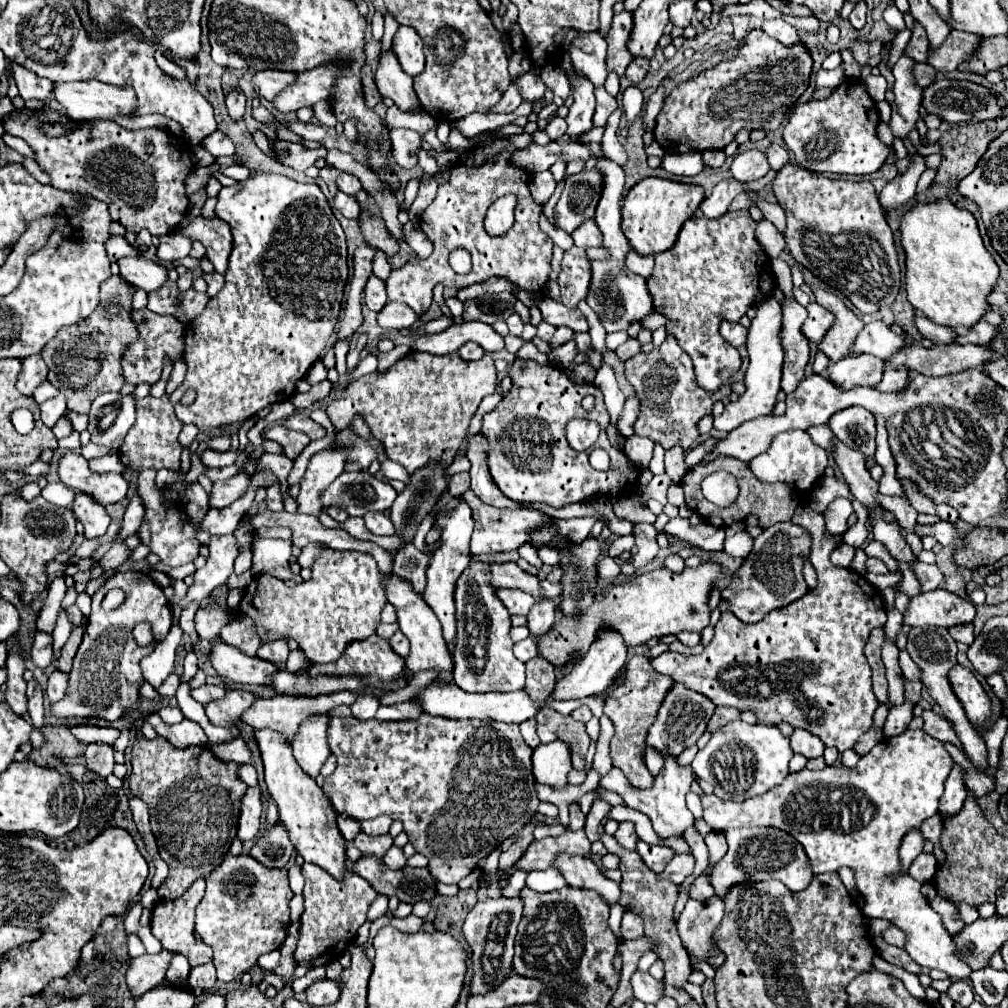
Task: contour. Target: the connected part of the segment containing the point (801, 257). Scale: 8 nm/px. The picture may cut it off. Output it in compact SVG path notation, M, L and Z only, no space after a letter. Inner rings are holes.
M794 163L784 165L776 179L772 181L774 195L782 209L786 211L786 231L784 239L792 257L812 271L822 283L830 289L840 291L848 297L862 313L876 313L882 305L892 305L900 289L900 265L894 245L892 231L884 219L876 189L866 179L828 179L822 175L812 175L808 169L802 169Z

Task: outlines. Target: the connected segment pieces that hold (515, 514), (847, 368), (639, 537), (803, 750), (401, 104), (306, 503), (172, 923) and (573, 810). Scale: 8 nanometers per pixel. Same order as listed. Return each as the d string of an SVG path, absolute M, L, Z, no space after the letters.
M468 489L462 495L470 509L472 509L472 517L474 517L474 533L472 533L472 541L470 541L470 551L474 555L482 555L482 553L502 553L502 551L516 551L522 543L530 543L528 539L528 529L530 527L540 527L544 523L544 517L538 511L532 509L496 509L492 505L486 505L482 499L474 497L474 493Z
M868 353L846 357L838 363L830 363L824 371L830 381L834 381L842 389L852 389L856 385L874 387L880 383L882 373L886 369L886 361Z
M638 523L634 525L634 535L636 535L636 547L638 555L634 557L634 567L642 569L646 567L660 551L660 545L656 543L656 529L650 523Z
M794 729L792 737L790 737L790 745L792 745L794 753L806 755L808 759L820 757L824 753L822 739L816 737L814 733L806 733L806 729Z
M388 51L380 55L380 65L376 71L376 87L382 97L390 97L398 109L412 111L422 109L416 93L412 91L412 77L402 71L396 57Z
M352 445L348 447L328 447L324 451L318 451L310 457L306 475L300 481L300 495L298 495L298 509L300 513L308 515L320 515L320 493L344 471L348 453Z
M198 879L192 883L192 887L182 897L174 899L174 901L160 901L160 903L156 903L156 907L152 911L152 923L150 923L152 935L156 939L160 939L164 949L178 951L178 953L186 955L190 961L190 967L204 965L204 963L212 961L210 947L202 947L194 941L194 913L196 913L198 903L202 901L202 897L204 897L204 879Z
M578 803L570 805L570 829L582 829L584 827L584 813Z

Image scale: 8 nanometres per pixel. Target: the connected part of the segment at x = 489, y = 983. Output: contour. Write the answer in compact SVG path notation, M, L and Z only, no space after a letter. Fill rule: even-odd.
M490 897L484 903L476 903L464 921L464 937L472 951L472 981L470 981L470 995L484 995L494 991L504 979L514 973L512 959L514 959L514 939L516 927L522 919L522 901L520 897L506 899L506 897Z

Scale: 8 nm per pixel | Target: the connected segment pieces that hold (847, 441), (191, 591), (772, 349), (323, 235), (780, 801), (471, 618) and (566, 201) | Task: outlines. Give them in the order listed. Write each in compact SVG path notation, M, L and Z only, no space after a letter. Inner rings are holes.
M850 407L834 413L828 421L830 429L846 447L862 451L866 457L872 457L876 451L876 425L874 415L862 407Z
M233 534L211 536L210 557L206 559L206 565L196 571L196 581L188 587L186 597L180 601L182 609L190 603L204 603L216 587L224 585L234 571L234 559L238 553L240 549Z
M768 297L756 305L756 317L752 319L752 325L748 329L748 355L750 355L750 365L746 371L746 393L740 395L738 401L730 403L724 407L724 413L720 417L714 417L714 429L718 431L732 431L744 421L756 419L760 415L770 415L774 405L776 405L776 395L780 393L780 379L782 379L782 365L784 365L784 349L782 349L782 305L774 299Z
M254 173L248 181L240 181L236 183L234 187L222 187L222 191L218 193L218 205L216 205L216 215L220 219L224 219L230 227L232 227L232 233L234 233L234 249L232 249L232 255L230 255L230 267L224 275L226 283L224 283L224 289L208 301L206 309L192 321L188 323L188 331L184 335L184 341L186 341L186 349L184 349L184 361L188 365L188 373L186 373L186 379L184 383L170 395L170 401L176 409L176 415L182 423L194 423L198 425L200 433L208 433L216 427L222 427L222 425L238 425L242 423L244 419L256 415L260 409L264 409L266 405L272 405L272 403L280 403L280 401L286 401L290 399L294 393L296 393L296 387L294 383L298 379L302 379L308 369L316 363L316 359L320 359L334 335L334 329L336 329L336 323L338 323L338 315L340 315L340 305L342 305L342 297L344 297L344 287L346 287L346 281L348 281L348 247L346 247L346 235L344 235L344 229L340 225L340 221L334 217L322 189L316 185L316 183L298 183L294 179L288 179L284 175L276 175L276 173ZM188 389L194 389L196 391L196 399L192 405L182 405L180 399L184 397L184 393Z
M908 729L898 737L880 741L854 769L844 765L832 765L822 771L802 769L790 773L782 785L768 793L742 803L704 795L704 821L712 831L728 831L730 827L776 827L804 845L814 873L838 871L842 867L854 869L856 885L864 897L864 915L890 919L906 931L908 943L904 949L918 965L942 969L952 979L968 979L972 969L956 957L958 947L954 945L954 937L946 933L942 919L922 897L922 885L910 875L902 875L896 881L886 879L900 871L898 847L902 837L938 813L938 801L952 763L952 757L938 739L922 729Z
M472 561L458 579L458 585L454 589L454 605L458 609L458 641L454 645L452 657L454 657L454 683L468 691L468 693L488 693L488 691L518 691L524 689L524 663L514 657L512 653L512 639L508 635L510 631L510 613L502 605L500 597L496 595L498 589L490 585L490 573L486 573L486 561Z
M582 171L566 181L560 201L554 207L554 221L560 229L572 233L594 215L600 199L602 179L596 171Z

